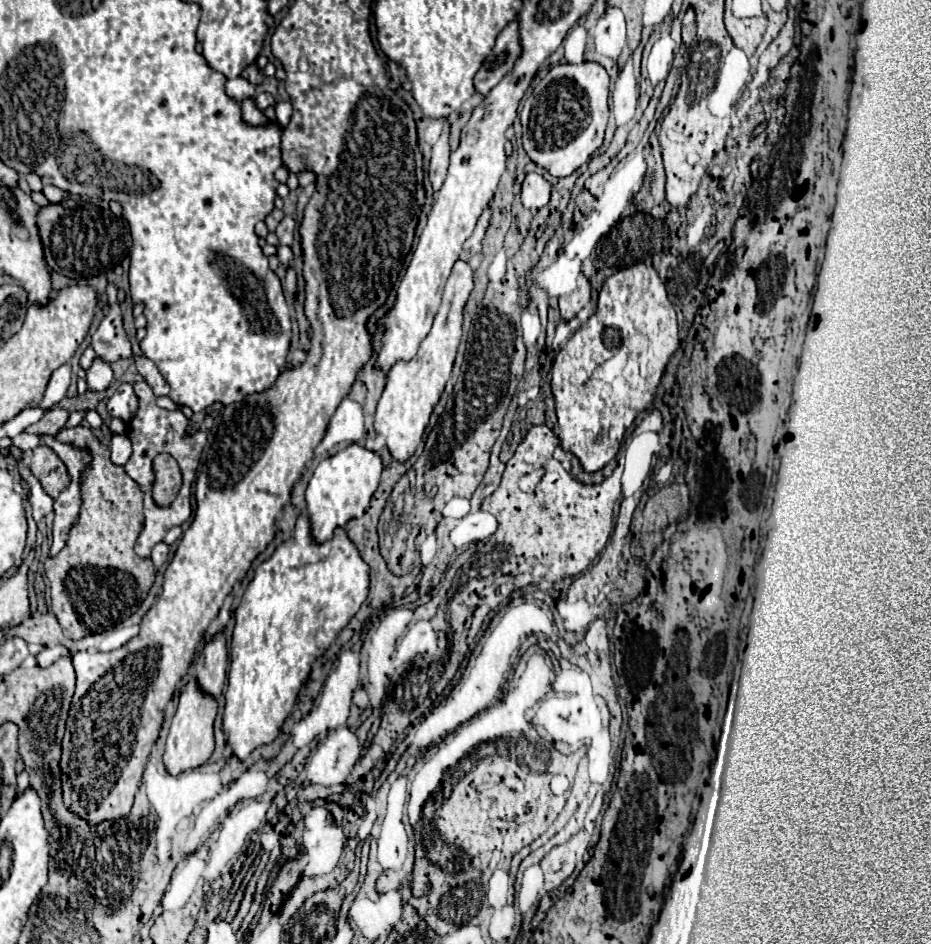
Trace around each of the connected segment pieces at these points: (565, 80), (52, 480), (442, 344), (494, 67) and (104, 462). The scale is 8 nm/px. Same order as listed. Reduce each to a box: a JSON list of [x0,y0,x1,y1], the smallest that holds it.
[[524,63,608,177],[30,447,70,499],[374,261,474,463],[474,21,522,95],[24,407,156,639]]

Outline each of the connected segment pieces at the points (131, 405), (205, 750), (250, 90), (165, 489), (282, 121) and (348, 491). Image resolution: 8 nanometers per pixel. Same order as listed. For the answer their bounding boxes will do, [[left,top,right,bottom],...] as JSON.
[[106,399,138,423],[164,681,218,775],[226,77,256,101],[152,453,182,507],[276,103,292,129],[306,445,382,543]]

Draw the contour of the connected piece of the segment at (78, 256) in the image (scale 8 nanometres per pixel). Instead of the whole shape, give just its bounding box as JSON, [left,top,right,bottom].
[38,195,132,279]

